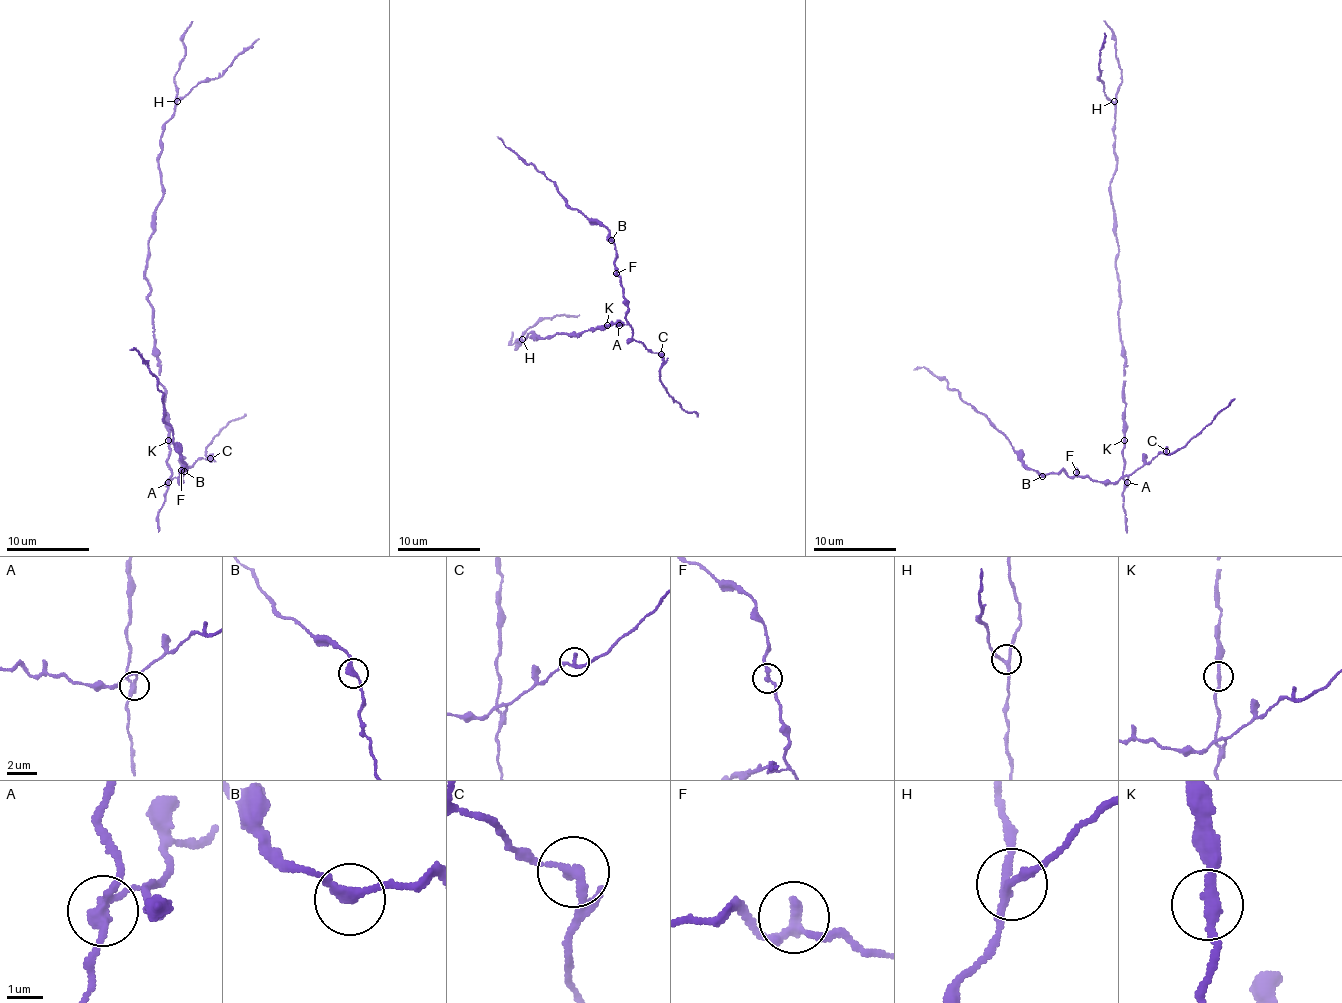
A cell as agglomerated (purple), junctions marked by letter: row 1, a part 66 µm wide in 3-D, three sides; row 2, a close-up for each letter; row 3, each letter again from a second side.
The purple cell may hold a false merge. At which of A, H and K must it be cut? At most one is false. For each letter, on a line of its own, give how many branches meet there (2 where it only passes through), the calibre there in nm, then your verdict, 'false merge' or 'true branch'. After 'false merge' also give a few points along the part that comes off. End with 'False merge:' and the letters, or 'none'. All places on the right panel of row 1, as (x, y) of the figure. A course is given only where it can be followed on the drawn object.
A: branches 3; calibre 240 nm; false merge; course (1126, 482), (1128, 477), (1104, 483), (1062, 470), (1032, 470), (1006, 436), (960, 394), (926, 368), (913, 369)
H: branches 3; calibre 200 nm; true branch
K: branches 2; calibre 240 nm; true branch
False merge: A

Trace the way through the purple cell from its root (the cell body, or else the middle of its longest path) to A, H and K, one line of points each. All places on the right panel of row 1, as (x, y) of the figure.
A: (1124, 375), (1122, 459), (1123, 477), (1126, 482)
H: (1124, 375), (1125, 350), (1118, 324), (1119, 241), (1109, 185), (1117, 162), (1113, 150), (1114, 101)
K: (1124, 375), (1124, 440)

